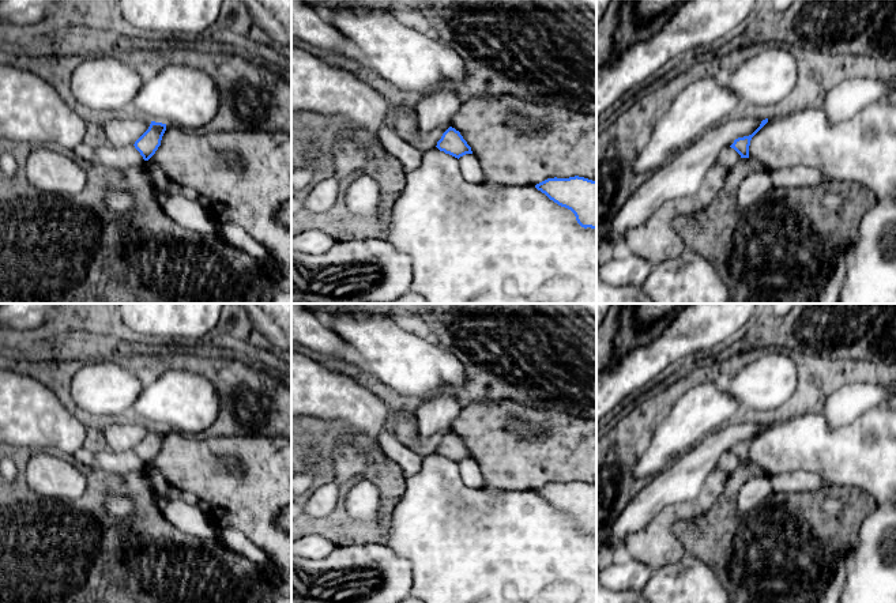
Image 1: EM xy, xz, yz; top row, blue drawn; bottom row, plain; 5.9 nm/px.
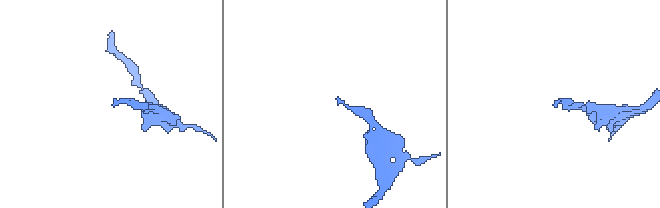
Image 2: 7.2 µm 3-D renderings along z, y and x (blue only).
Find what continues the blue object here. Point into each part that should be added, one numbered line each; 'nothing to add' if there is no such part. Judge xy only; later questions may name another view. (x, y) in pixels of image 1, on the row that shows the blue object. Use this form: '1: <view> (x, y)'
1: xy (121, 158)

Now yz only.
1: yz (729, 157)

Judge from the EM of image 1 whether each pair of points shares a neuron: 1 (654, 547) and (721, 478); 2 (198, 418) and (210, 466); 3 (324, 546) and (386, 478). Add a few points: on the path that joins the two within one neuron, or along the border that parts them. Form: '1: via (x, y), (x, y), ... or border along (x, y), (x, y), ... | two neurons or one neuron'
1: via (662, 527), (678, 511), (692, 509), (703, 498) | one neuron
2: border along (166, 429), (187, 436), (196, 436) | two neurons
3: border along (305, 535), (324, 535), (338, 546) | two neurons

